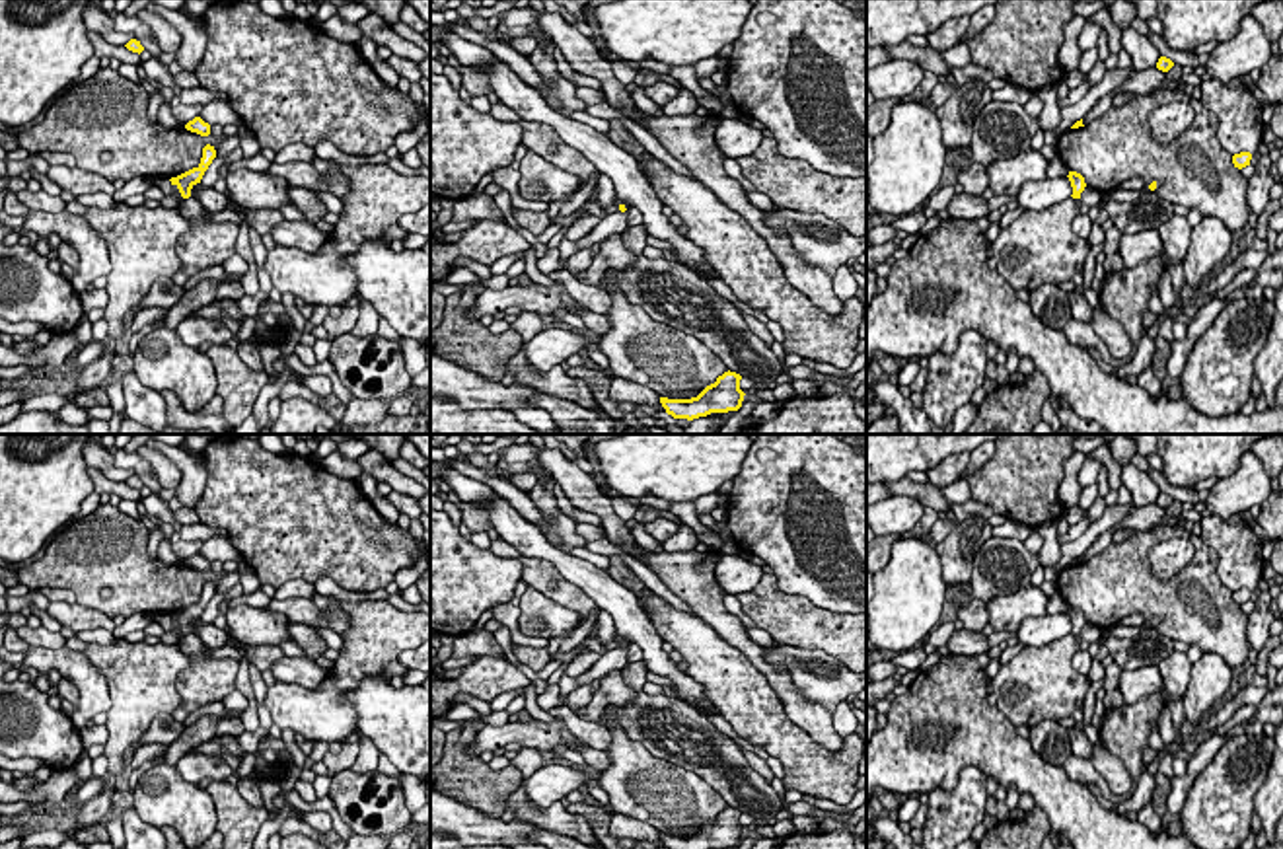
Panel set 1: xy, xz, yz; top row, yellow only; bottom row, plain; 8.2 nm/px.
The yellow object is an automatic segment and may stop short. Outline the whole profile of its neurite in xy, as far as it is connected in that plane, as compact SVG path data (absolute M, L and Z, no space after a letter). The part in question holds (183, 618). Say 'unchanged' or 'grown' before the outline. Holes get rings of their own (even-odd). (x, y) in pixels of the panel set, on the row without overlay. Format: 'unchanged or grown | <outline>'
unchanged | M206 580L202 584L202 594L201 594L201 600L177 613L171 613L171 621L175 621L181 629L183 635L189 635L191 633L191 625L201 619L204 608L208 606L208 602L212 600L212 596L216 594L216 586L214 582Z

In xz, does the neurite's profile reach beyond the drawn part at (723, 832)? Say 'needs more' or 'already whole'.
already whole

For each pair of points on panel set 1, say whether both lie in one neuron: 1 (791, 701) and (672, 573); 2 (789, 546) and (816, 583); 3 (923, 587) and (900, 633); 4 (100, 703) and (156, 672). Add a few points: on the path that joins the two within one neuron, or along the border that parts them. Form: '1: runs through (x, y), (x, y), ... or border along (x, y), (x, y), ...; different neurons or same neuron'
1: runs through (766, 668), (705, 604); same neuron
2: runs through (797, 555), (810, 567), (810, 573); same neuron
3: runs through (912, 598), (900, 622); same neuron
4: border along (86, 659), (106, 680), (108, 711); different neurons

